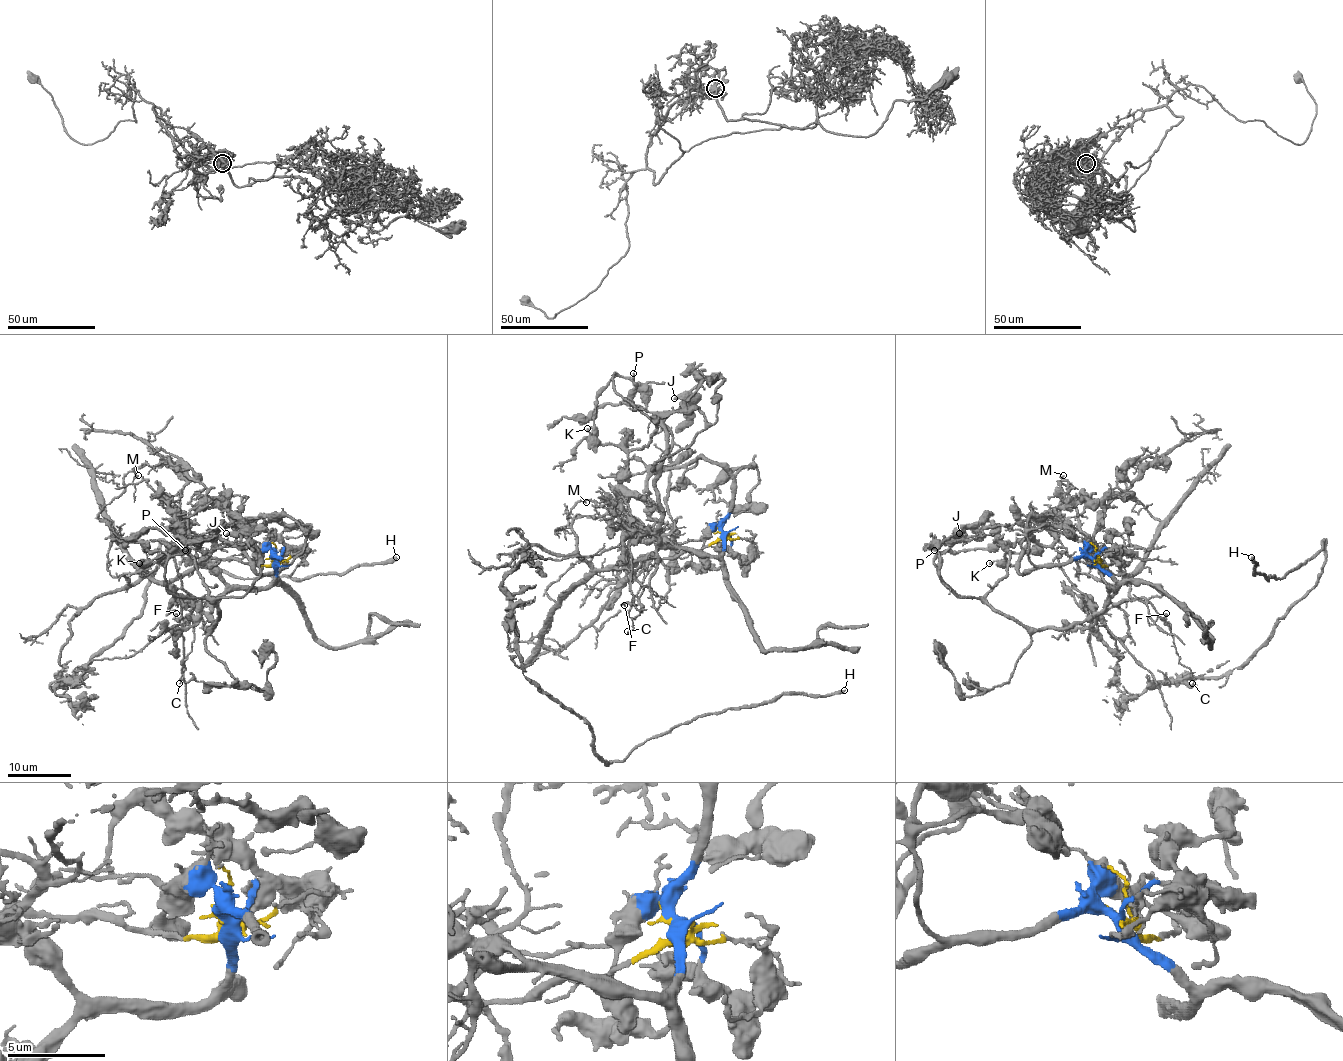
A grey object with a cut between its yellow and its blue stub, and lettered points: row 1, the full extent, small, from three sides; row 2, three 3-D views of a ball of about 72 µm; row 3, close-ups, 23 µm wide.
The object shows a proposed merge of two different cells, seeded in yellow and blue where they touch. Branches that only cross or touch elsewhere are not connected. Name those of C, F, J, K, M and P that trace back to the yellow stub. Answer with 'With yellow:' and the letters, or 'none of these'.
With yellow: C, F, M

